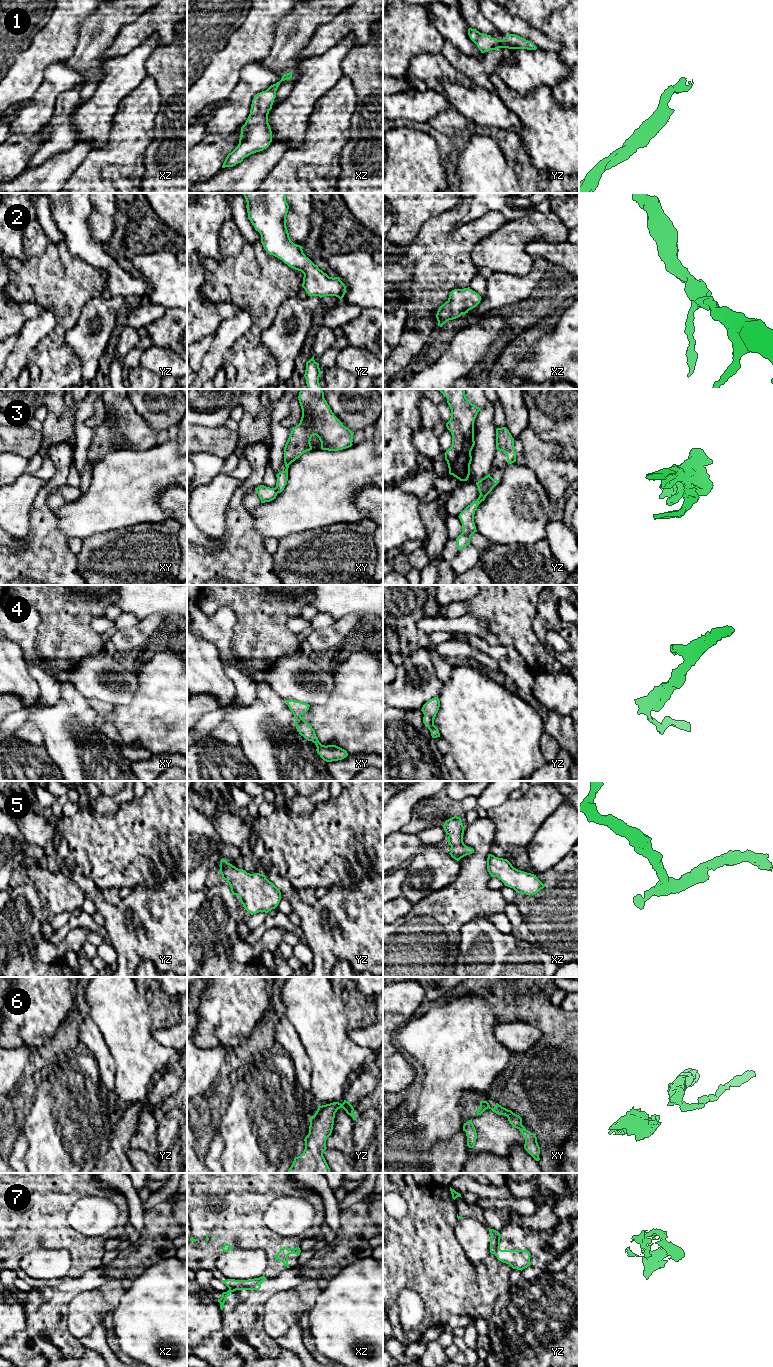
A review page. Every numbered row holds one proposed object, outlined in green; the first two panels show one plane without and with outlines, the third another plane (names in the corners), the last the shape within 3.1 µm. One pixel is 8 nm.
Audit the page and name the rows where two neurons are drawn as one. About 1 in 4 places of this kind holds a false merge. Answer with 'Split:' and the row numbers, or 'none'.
Split: 3, 6, 7

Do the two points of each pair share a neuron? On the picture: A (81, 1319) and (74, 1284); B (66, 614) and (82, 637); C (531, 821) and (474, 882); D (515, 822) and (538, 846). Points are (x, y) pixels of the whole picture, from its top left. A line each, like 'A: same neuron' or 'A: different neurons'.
A: different neurons
B: same neuron
C: different neurons
D: different neurons

